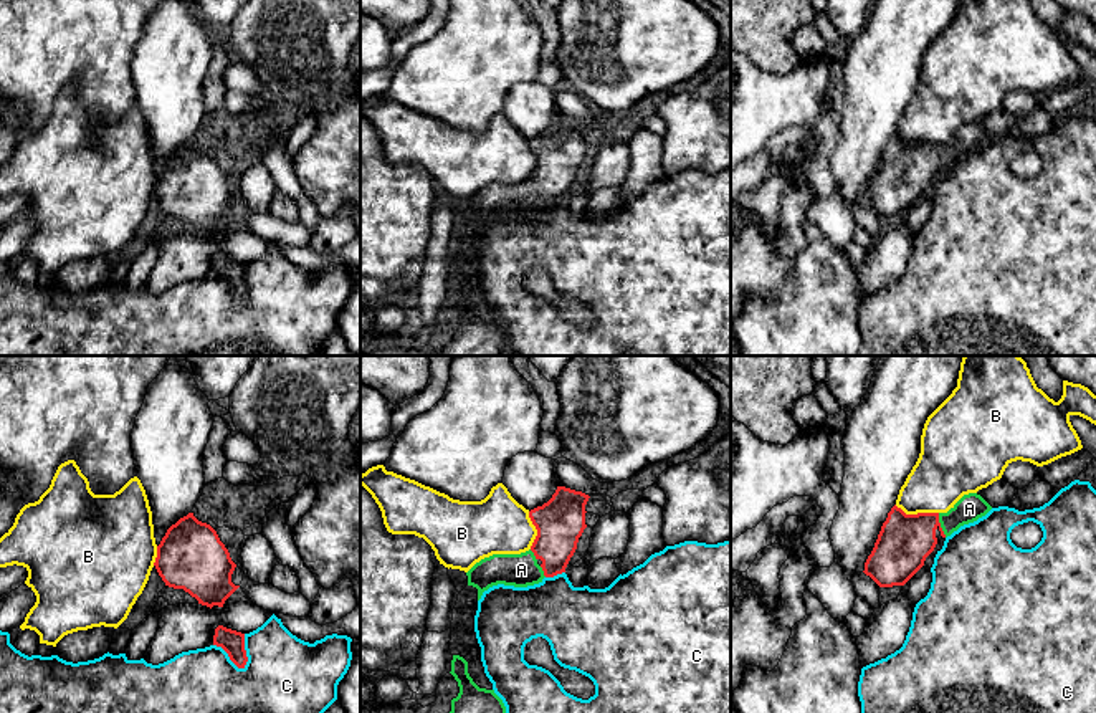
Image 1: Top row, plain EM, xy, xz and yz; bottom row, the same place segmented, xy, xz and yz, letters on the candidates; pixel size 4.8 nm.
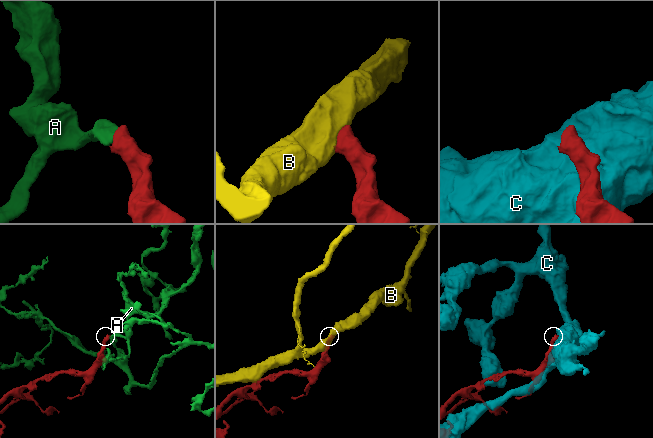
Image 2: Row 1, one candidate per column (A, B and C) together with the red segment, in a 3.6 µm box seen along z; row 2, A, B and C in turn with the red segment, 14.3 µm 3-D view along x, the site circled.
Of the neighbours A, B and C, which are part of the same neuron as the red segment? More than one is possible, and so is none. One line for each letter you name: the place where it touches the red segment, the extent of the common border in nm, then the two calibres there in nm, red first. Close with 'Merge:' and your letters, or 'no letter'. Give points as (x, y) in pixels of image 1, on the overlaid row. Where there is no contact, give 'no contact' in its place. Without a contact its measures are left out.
A: contact yz (939, 525); length 130 nm; calibres 260 and 140 nm
Merge: A

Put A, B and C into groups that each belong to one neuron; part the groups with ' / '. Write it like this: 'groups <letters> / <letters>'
groups A / B / C

